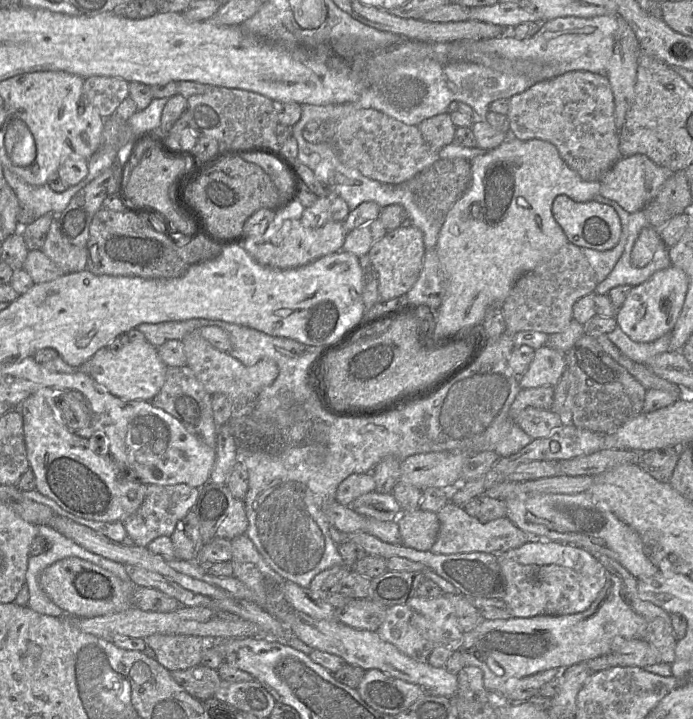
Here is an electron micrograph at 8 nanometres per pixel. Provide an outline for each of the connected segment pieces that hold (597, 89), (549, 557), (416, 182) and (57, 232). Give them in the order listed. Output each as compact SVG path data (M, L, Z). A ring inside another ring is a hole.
M571 71L535 83L509 99L507 117L513 138L521 141L539 139L552 143L563 161L585 181L600 181L605 172L622 157L619 152L619 130L615 126L613 93L604 73Z
M540 539L498 554L505 580L503 600L512 617L566 615L586 610L606 582L607 570L587 550Z
M462 158L438 159L425 171L407 183L407 188L415 195L418 206L434 220L445 220L451 207L467 192L471 185L471 163Z
M59 222L51 223L47 238L41 251L51 259L64 274L76 273L87 269L87 247L70 244L63 238Z

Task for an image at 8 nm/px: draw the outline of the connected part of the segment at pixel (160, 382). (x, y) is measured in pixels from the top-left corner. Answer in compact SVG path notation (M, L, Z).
M146 340L129 342L119 350L101 348L87 362L87 371L97 384L119 398L152 401L165 383L167 366L160 359L157 347Z

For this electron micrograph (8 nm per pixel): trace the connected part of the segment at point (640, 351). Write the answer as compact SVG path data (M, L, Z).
M617 326L606 335L625 356L636 363L646 365L653 356L668 351L671 333L667 333L652 342L635 342Z

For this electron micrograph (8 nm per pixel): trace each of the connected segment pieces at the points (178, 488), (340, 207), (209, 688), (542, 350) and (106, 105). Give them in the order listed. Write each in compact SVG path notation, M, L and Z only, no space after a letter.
M187 484L170 486L147 485L147 494L140 508L124 522L128 536L136 546L147 547L160 536L171 537L176 525L194 507L199 496L199 488Z
M335 192L318 197L315 203L305 208L300 219L304 227L316 229L330 222L343 223L350 213L346 202Z
M202 665L170 674L177 684L201 702L212 698L222 683L217 670Z
M545 344L535 350L528 370L519 377L520 388L554 387L565 371L566 353Z
M90 76L84 79L83 91L102 118L108 118L129 96L129 82L118 77Z

